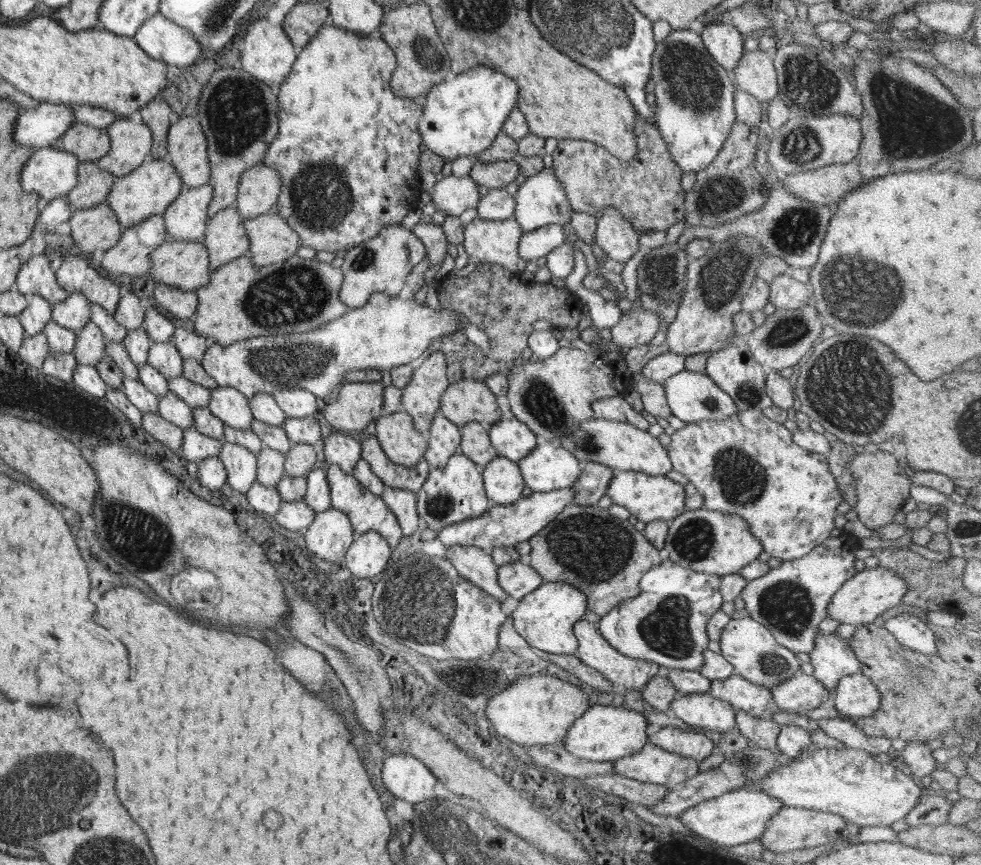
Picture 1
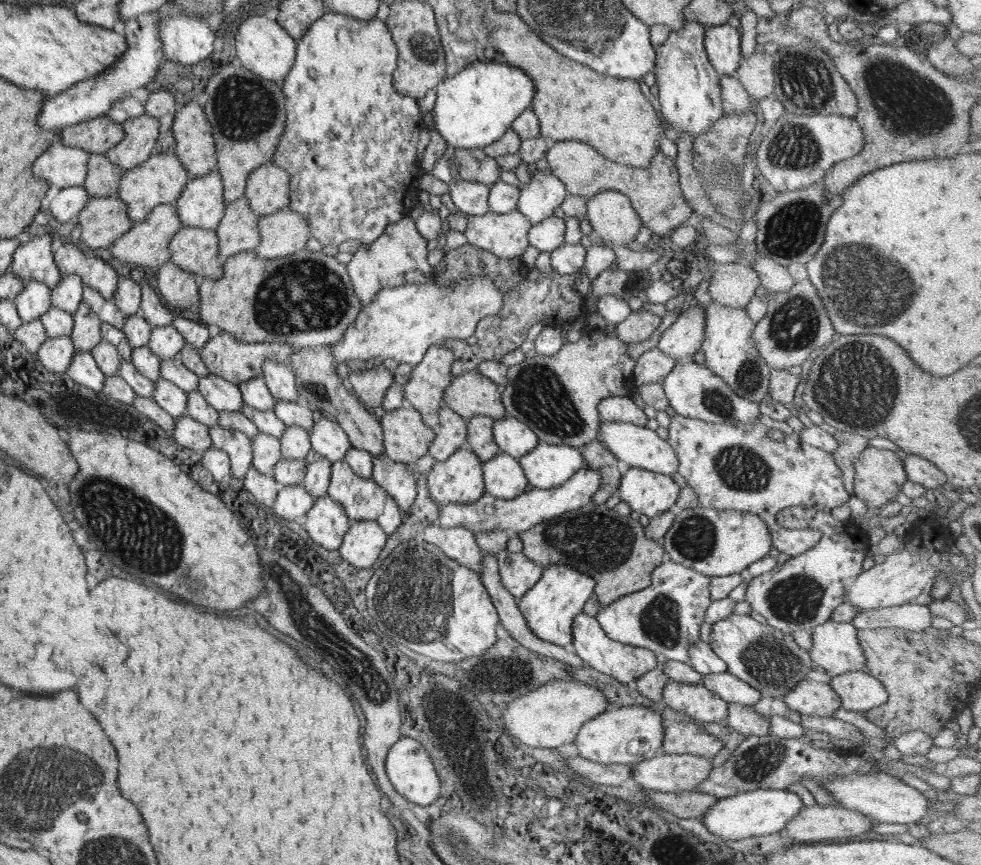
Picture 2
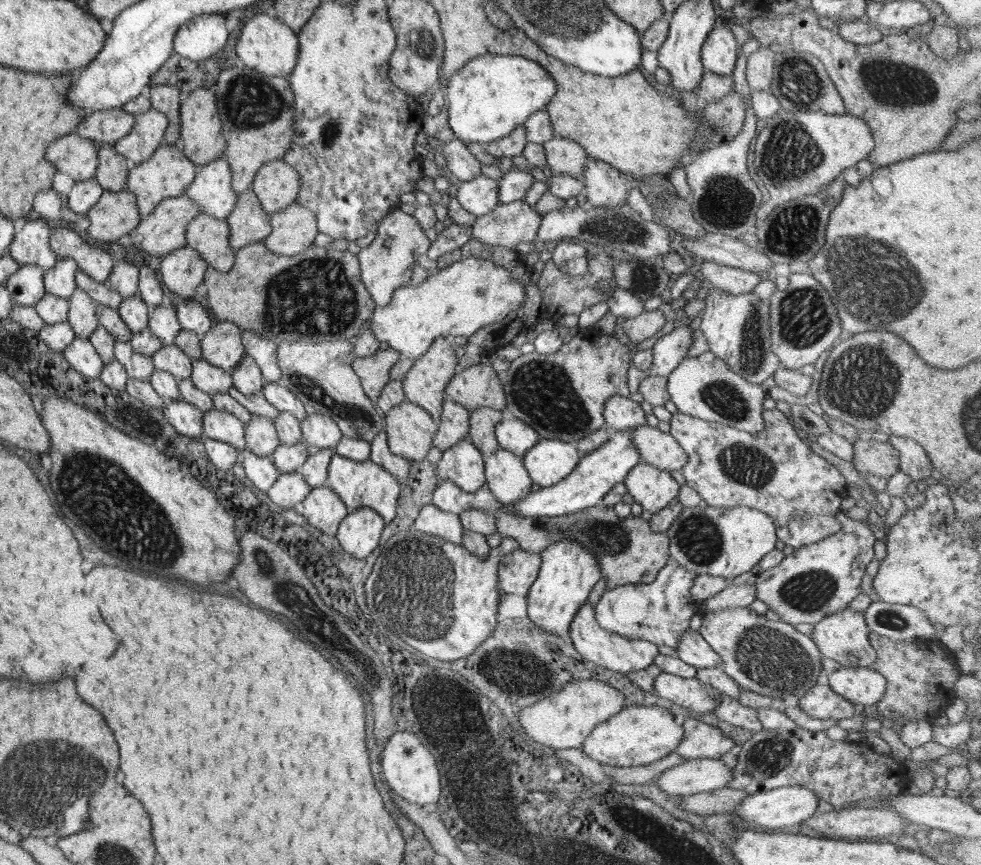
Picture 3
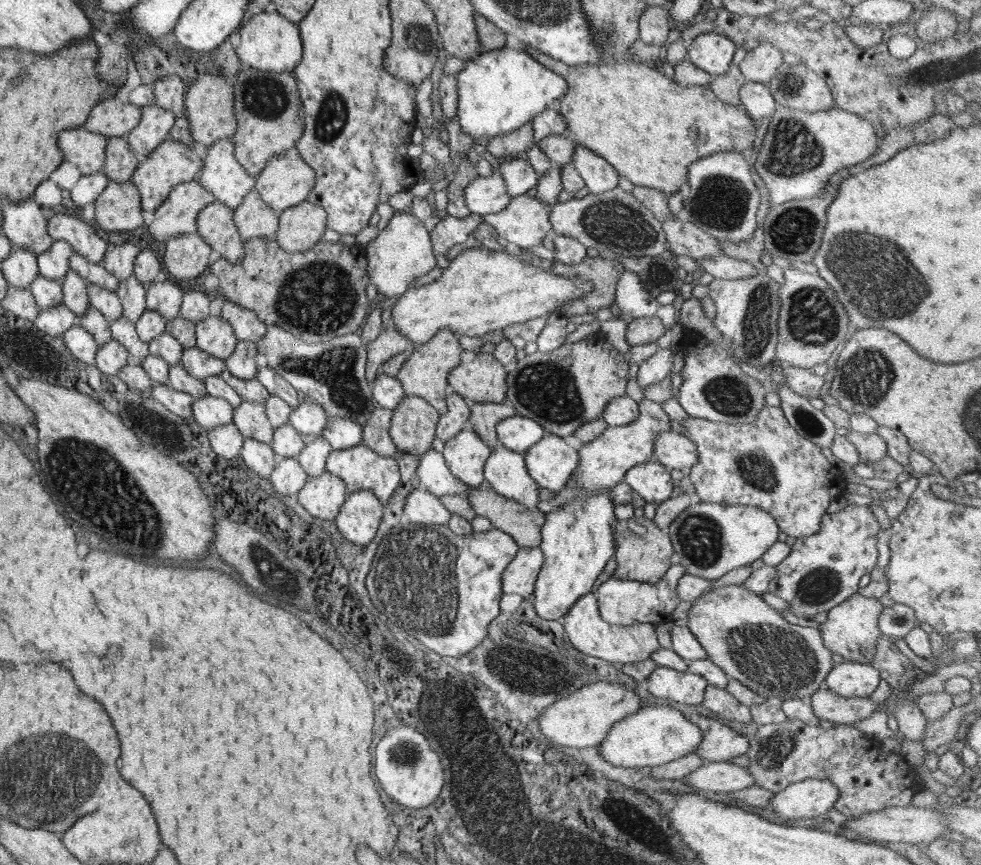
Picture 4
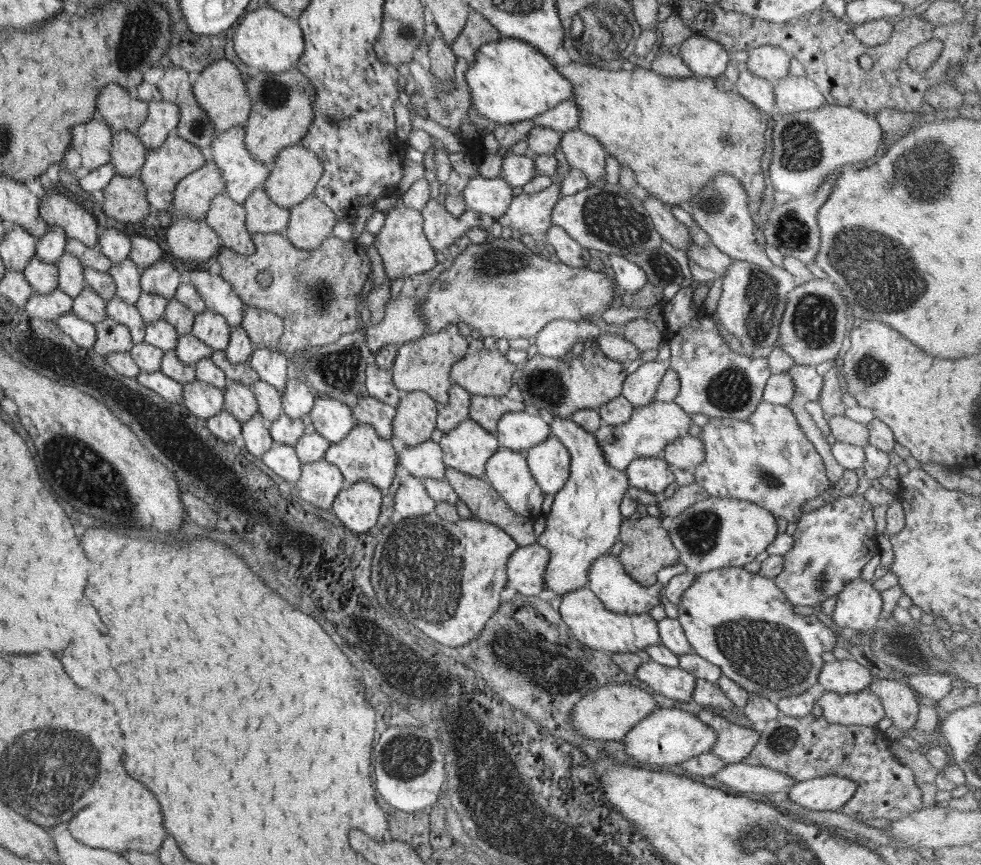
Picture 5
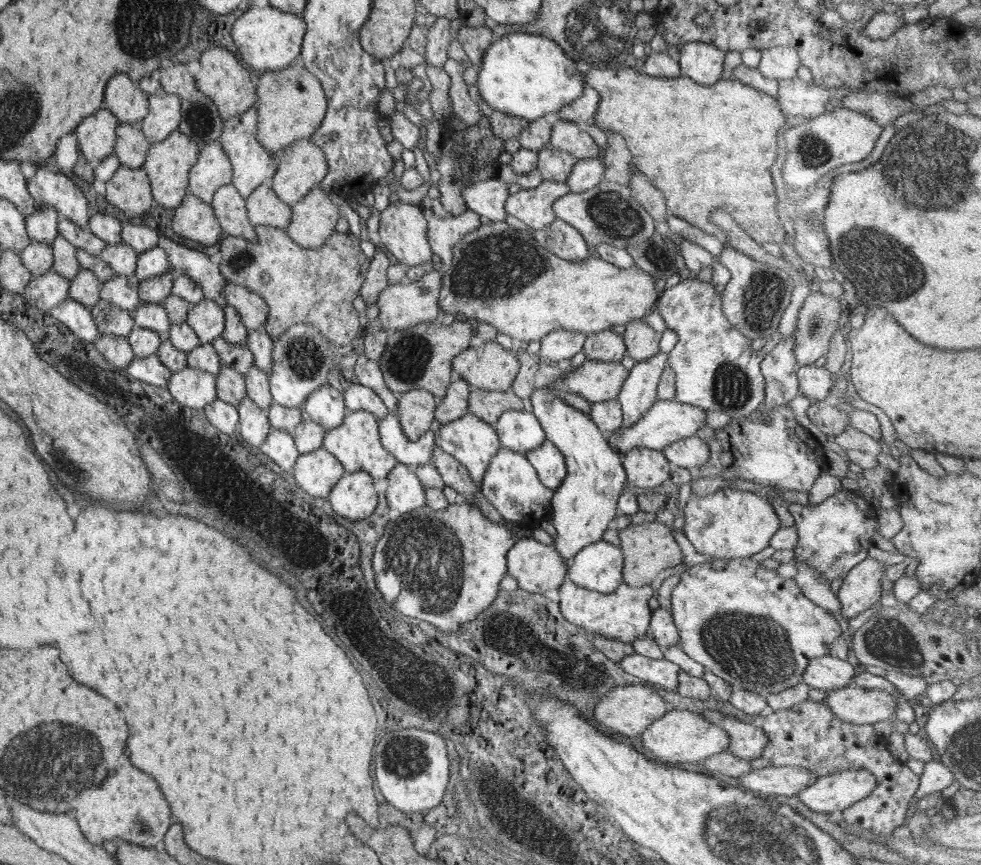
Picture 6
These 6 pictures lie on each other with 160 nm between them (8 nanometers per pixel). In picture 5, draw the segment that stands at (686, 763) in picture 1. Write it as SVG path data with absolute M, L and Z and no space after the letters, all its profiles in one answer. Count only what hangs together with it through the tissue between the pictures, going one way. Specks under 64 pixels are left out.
M742 762L727 764L714 774L714 778L736 794L777 792L782 786L792 788L796 783L790 776L784 776L773 768Z

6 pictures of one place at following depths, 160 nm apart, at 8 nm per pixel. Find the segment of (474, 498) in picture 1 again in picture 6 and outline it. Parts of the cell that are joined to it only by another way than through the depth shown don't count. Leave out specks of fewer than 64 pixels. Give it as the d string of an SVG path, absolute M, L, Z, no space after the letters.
M472 412L466 413L451 423L443 424L434 435L434 442L443 451L452 455L460 464L463 464L467 468L471 479L480 484L492 457L502 447L494 425L484 422L481 418L472 414Z

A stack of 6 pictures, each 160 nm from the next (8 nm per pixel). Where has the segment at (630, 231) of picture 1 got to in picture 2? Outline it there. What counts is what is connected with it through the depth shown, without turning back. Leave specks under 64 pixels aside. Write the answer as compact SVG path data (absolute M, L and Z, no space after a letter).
M604 190L587 200L587 220L608 245L628 244L635 240L643 224L628 196Z

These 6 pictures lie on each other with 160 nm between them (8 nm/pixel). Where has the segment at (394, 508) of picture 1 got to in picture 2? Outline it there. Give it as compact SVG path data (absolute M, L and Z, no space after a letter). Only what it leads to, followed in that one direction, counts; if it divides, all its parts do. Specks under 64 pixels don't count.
M387 455L373 457L373 479L396 501L404 516L407 515L417 495L417 477L409 465L397 463Z

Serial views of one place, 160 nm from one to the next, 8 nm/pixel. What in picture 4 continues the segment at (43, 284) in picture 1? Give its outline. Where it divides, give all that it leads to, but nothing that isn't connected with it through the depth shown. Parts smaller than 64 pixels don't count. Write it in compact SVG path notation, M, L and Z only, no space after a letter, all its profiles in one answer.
M4 199L4 224L1 232L6 235L14 247L27 248L36 256L50 248L54 238L46 232L46 218L41 206L33 199L17 203Z

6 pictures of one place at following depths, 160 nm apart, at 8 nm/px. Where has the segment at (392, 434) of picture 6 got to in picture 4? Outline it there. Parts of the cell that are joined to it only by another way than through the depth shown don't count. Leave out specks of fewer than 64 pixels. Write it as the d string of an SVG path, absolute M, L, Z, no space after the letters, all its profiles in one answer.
M430 448L419 456L416 474L422 486L438 498L446 495L467 498L467 490L470 487L451 473L443 453L437 450Z

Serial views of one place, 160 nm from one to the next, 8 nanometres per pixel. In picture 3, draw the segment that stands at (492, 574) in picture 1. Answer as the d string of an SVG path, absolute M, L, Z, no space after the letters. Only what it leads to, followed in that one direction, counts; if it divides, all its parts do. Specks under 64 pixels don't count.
M433 503L425 504L413 523L416 530L439 536L454 544L461 544L464 528L459 516L440 510Z

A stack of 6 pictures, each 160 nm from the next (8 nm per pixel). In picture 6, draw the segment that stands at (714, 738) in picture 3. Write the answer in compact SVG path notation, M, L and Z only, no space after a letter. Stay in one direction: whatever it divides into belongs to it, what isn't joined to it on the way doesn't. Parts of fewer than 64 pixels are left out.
M705 710L700 712L704 720L712 720L718 728L723 728L729 734L729 748L734 756L745 761L758 758L763 754L764 748L769 744L769 738L765 730L744 723L732 715L723 714L721 711L711 712Z

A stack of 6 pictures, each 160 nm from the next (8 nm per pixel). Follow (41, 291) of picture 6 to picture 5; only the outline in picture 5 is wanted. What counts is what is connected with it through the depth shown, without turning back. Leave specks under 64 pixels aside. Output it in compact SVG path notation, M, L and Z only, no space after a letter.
M56 288L50 294L36 294L25 304L28 315L35 319L54 320L72 310L73 299Z

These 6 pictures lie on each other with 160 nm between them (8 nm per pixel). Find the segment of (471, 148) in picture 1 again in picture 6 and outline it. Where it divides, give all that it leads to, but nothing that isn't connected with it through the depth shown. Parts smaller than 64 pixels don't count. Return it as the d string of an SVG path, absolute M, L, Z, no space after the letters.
M526 31L508 32L496 38L485 50L480 66L477 83L480 96L493 108L494 111L514 115L532 122L542 117L552 118L573 100L580 98L586 84L583 71L575 60L569 59L565 50L550 37L528 33Z

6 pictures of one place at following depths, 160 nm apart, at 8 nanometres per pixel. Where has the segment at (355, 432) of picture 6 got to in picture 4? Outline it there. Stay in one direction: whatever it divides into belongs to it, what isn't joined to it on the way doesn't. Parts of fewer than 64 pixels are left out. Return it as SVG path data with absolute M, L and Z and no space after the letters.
M364 443L341 451L332 449L325 464L325 470L340 477L346 485L347 494L360 490L372 491L382 504L386 504L393 496L401 479L398 463L392 457L380 456Z

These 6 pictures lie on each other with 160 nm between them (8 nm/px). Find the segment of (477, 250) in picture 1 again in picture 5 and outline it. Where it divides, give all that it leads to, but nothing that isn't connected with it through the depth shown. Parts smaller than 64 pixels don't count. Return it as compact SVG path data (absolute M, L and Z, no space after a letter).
M556 183L536 194L522 193L514 196L508 211L497 221L502 228L515 229L522 235L528 234L542 245L541 239L553 225L553 206L561 198L561 187Z

